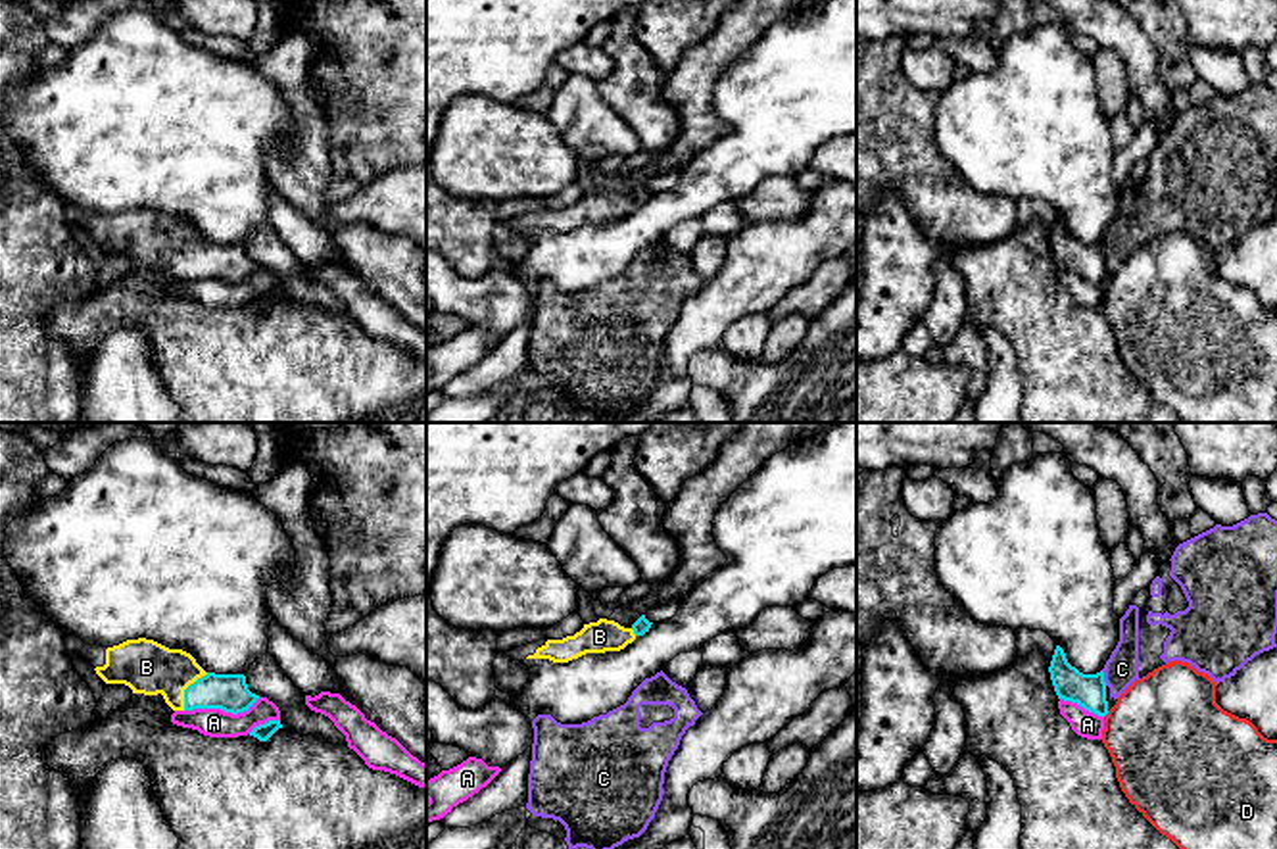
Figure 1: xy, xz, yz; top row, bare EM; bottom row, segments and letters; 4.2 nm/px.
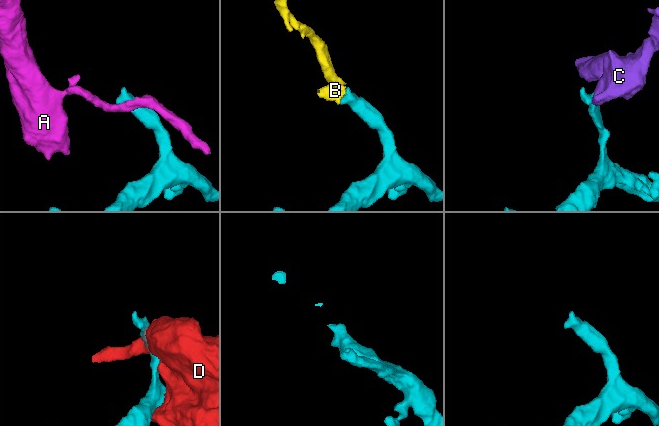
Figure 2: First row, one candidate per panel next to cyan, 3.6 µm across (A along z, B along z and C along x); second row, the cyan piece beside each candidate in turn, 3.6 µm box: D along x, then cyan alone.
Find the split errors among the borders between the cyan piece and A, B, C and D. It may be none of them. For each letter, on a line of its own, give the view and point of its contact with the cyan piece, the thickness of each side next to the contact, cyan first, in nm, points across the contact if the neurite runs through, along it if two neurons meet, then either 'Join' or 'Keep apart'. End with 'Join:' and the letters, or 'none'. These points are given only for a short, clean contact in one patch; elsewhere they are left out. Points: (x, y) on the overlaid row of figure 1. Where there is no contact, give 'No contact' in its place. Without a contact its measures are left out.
A: Touches cyan at xy (221, 709). Thickness 160 nm (cyan) against 120 nm. Boundary: xy (260, 698), (237, 713), (219, 709), (185, 711). Keep apart
B: Touches cyan at xy (187, 688). Thickness 160 nm (cyan) against 220 nm. Path across: xy (229, 692), (187, 688), (171, 673), (146, 667). Join
C: Touches cyan at yz (1103, 679). Thickness 140 nm (cyan) against 140 nm. Keep apart
D: Touches cyan at yz (1107, 713). Thickness 140 nm (cyan) against 480 nm. Keep apart
Join: B

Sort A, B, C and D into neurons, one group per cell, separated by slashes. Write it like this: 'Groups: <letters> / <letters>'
Groups: A / B / C / D

